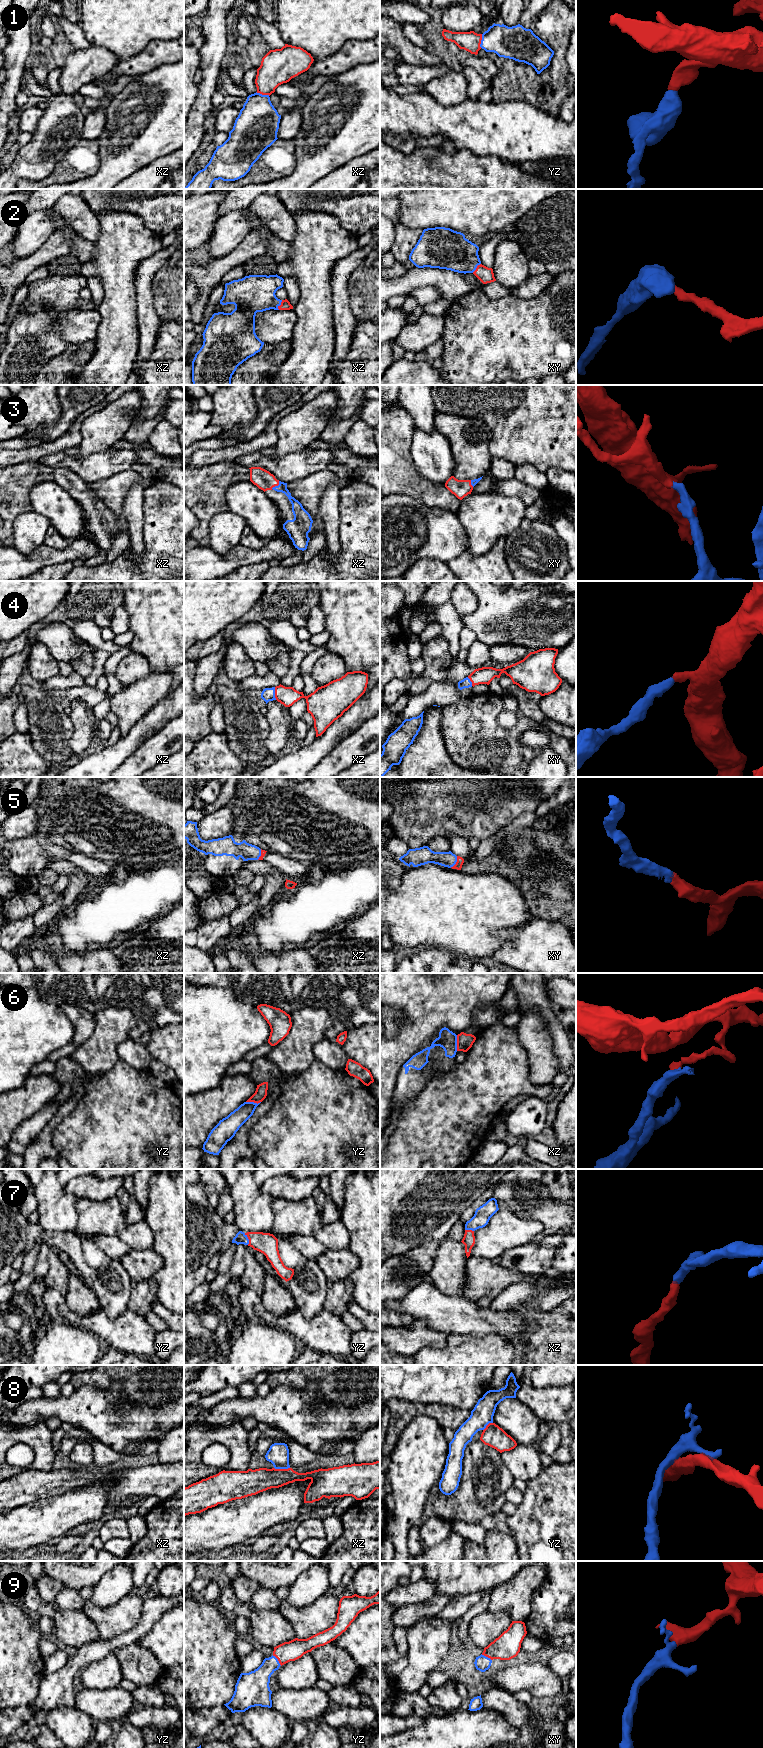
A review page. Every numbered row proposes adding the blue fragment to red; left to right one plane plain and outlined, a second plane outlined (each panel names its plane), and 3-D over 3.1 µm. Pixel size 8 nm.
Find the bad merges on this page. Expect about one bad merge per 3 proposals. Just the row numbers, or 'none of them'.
6, 8

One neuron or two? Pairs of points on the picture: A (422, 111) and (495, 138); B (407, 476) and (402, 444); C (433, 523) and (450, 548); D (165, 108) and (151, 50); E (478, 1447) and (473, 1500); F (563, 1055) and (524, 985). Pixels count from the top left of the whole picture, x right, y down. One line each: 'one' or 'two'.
A: one
B: one
C: one
D: two
E: one
F: one

